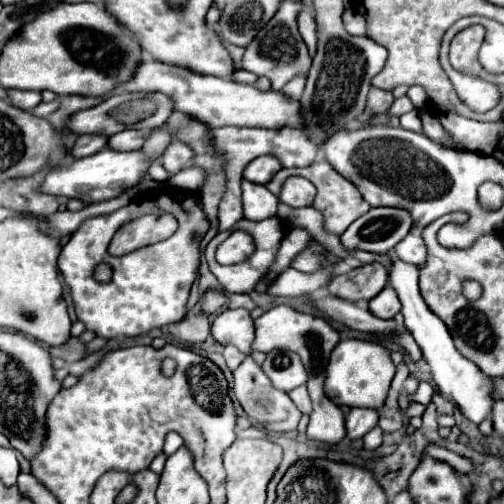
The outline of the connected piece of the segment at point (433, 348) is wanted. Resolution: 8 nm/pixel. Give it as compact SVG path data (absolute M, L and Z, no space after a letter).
M392 258L392 268L390 268L390 282L392 288L396 290L400 302L402 302L402 314L404 314L404 326L410 330L410 334L414 336L416 344L422 350L424 360L430 364L434 382L438 386L438 390L442 392L442 396L452 398L454 404L458 404L458 408L462 410L462 414L472 420L474 424L480 424L484 418L488 418L488 410L492 408L492 384L490 378L480 372L480 368L476 364L472 364L468 358L464 358L452 342L452 336L446 328L446 324L434 314L430 312L430 308L426 306L426 302L420 296L418 290L418 266L414 264L406 264L398 258Z

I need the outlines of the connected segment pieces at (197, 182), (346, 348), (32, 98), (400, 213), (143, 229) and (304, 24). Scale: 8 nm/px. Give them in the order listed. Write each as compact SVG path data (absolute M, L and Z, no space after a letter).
M184 168L182 172L174 174L168 184L172 188L178 188L178 190L186 190L186 192L198 192L198 188L202 186L204 182L204 170L200 168Z
M340 340L326 366L326 396L338 406L350 408L382 408L388 396L390 382L396 366L390 360L390 352L376 340Z
M8 90L8 102L20 110L32 110L34 106L40 104L40 94L38 92L26 92L26 90Z
M370 208L354 220L342 234L346 248L360 248L376 254L388 254L412 230L410 212L400 208Z
M162 214L162 216L140 216L134 218L118 228L110 242L110 254L112 256L122 256L126 252L132 252L136 248L142 248L146 244L154 244L158 240L164 240L172 236L178 228L178 222L172 214Z
M302 8L298 12L298 30L310 50L310 54L314 56L314 50L316 50L316 24L314 24L314 16L310 10Z

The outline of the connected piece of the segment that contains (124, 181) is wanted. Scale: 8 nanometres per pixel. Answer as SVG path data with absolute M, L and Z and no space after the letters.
M104 148L92 156L74 160L68 166L58 166L46 174L46 180L42 188L48 194L56 196L68 196L68 198L82 198L84 202L100 202L100 200L110 200L120 196L126 188L136 186L142 178L142 174L148 172L152 160L144 160L144 154L140 150L136 152L116 152L110 148Z

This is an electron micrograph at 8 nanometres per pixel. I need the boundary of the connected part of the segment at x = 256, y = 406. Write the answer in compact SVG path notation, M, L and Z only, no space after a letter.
M250 356L234 370L234 394L240 402L240 406L244 408L244 412L252 420L262 424L266 430L274 430L274 432L294 432L296 430L302 414L298 412L294 402L288 398L288 394L284 394L272 386L272 382L266 378L262 368Z

